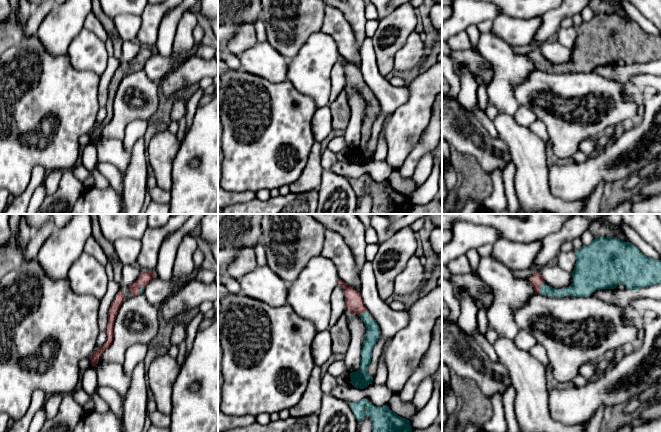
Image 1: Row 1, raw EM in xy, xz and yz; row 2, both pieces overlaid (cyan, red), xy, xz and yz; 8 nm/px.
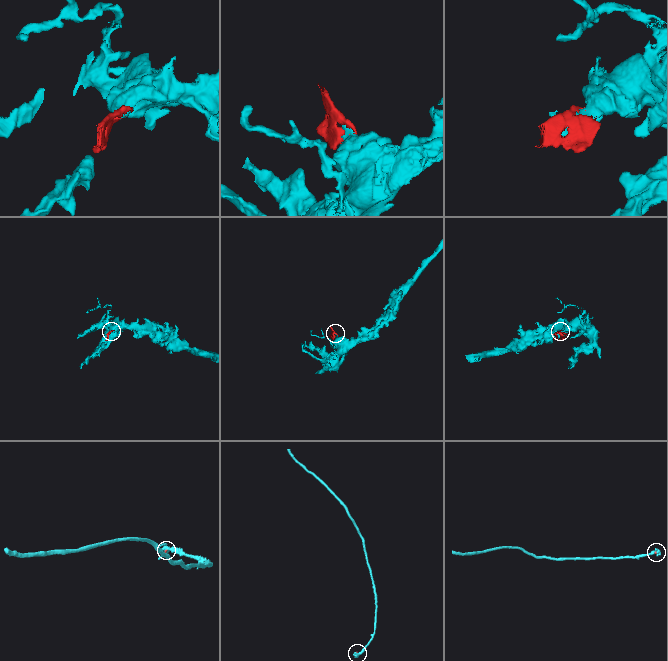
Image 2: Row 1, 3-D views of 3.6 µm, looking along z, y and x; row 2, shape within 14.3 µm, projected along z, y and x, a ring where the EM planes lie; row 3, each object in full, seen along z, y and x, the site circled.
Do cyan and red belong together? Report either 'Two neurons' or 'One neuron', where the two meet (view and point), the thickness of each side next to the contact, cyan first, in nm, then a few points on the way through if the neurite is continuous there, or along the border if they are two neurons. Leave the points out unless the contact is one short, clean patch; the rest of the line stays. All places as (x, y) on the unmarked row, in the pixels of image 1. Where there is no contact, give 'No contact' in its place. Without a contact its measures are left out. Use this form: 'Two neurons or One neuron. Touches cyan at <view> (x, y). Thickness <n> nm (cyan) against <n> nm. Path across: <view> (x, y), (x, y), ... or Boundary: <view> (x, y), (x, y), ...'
One neuron. Touches cyan at yz (539, 63). Thickness 90 nm (cyan) against 100 nm. Path across: yz (544, 65), (539, 63), (536, 56)

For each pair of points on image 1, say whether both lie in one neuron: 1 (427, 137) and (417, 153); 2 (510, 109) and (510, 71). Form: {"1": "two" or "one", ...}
{"1": "one", "2": "one"}

